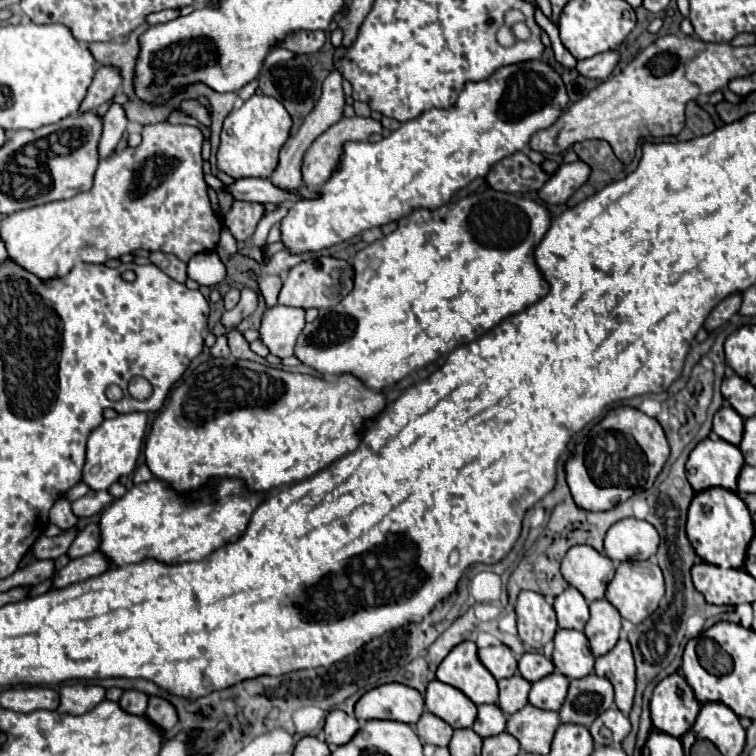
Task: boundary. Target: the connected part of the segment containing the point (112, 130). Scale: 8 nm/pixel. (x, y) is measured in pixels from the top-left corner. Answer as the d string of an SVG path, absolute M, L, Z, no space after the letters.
M111 103L105 117L103 117L103 137L99 141L99 155L107 157L113 153L117 141L121 139L121 135L127 129L127 115L125 115L125 107L119 103Z

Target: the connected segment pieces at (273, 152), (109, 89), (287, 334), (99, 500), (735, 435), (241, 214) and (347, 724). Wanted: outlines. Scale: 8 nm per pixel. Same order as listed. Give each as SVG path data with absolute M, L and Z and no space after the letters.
M253 95L251 99L247 99L243 103L241 109L235 109L227 115L225 123L223 123L223 131L221 131L221 145L217 151L217 167L231 175L233 179L245 179L245 177L269 177L273 175L275 167L277 167L277 159L279 159L279 151L285 143L285 139L289 137L291 131L291 117L287 113L287 109L273 97L267 95Z
M99 67L79 111L93 111L99 105L111 101L119 87L121 87L121 75L117 75L113 67Z
M277 305L267 309L261 321L261 341L269 347L269 351L281 359L293 355L293 347L297 343L297 335L305 327L305 311Z
M91 491L81 499L75 499L71 503L71 509L77 517L91 517L99 513L103 507L107 507L113 501L113 497L107 491Z
M721 407L713 417L713 433L727 443L739 445L743 439L743 417L731 407Z
M235 201L231 211L223 217L225 227L233 233L237 241L245 241L253 235L259 219L263 217L265 207L261 203L249 203L249 201Z
M333 709L327 719L325 719L325 741L329 745L345 745L347 741L353 739L353 735L357 733L359 729L359 723L355 717L349 717L347 713L339 711L339 709Z

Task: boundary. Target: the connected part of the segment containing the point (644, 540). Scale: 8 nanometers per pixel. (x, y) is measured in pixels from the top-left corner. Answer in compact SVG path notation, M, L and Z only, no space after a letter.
M621 519L613 523L605 537L605 551L609 559L617 561L645 561L657 553L657 529L641 519Z

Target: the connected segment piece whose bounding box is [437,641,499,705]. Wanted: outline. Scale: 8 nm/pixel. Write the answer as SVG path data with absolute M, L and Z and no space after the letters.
M459 643L439 665L437 679L463 691L475 705L497 703L497 681L479 661L477 643Z

